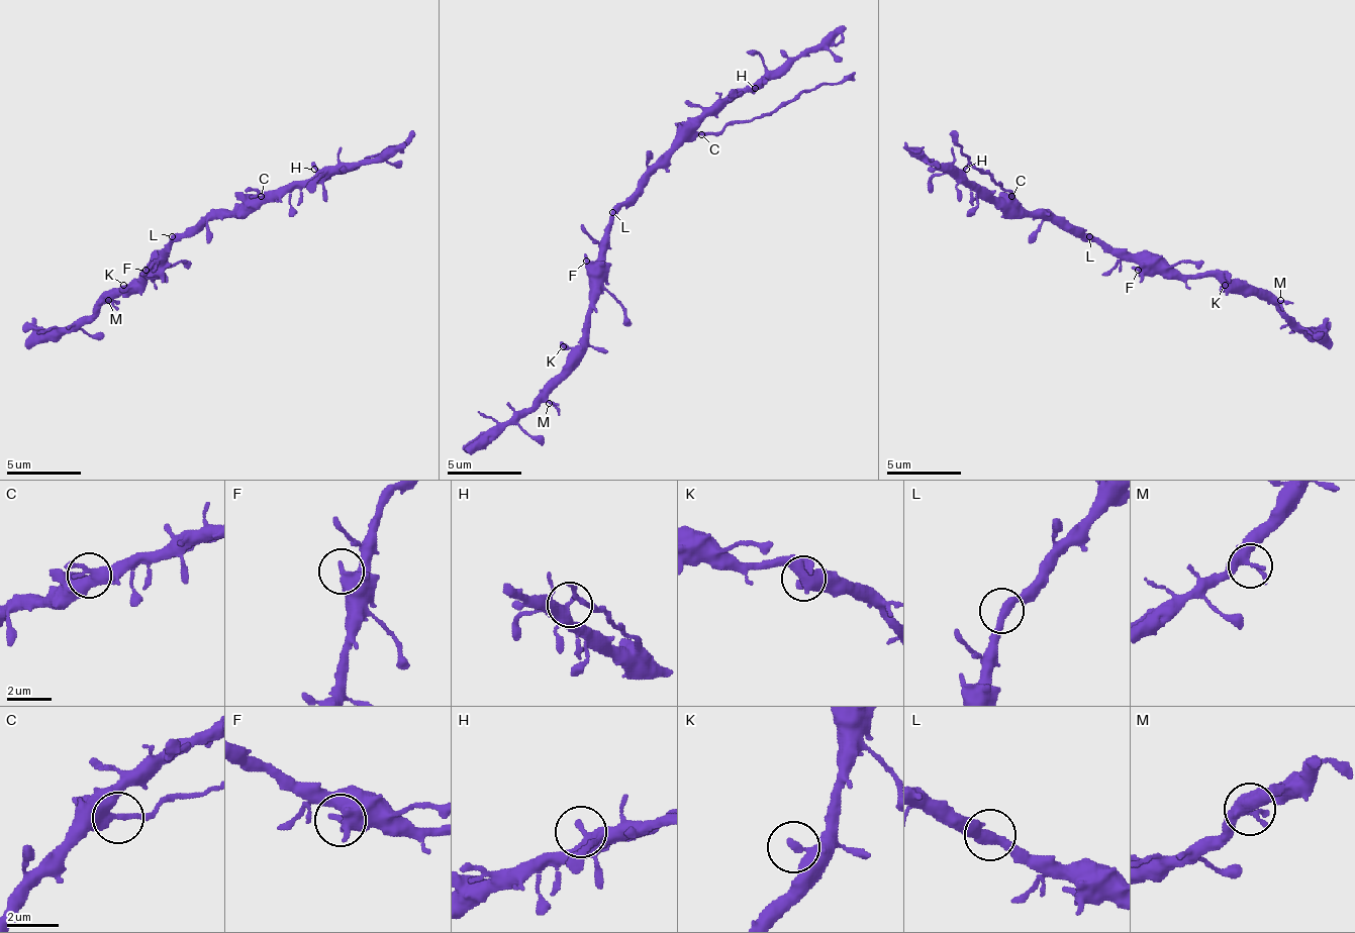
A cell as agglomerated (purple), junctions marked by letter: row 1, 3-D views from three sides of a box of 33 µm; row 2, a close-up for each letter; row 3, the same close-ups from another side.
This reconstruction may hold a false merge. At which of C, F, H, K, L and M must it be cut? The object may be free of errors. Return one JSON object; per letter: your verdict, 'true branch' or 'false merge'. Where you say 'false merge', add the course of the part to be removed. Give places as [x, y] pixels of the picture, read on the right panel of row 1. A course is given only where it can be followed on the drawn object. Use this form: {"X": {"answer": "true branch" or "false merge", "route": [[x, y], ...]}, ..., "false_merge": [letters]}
{"C": {"answer": "false merge", "route": [[1010, 195], [966, 158], [962, 146], [951, 135]]}, "F": {"answer": "true branch"}, "H": {"answer": "true branch"}, "K": {"answer": "true branch"}, "L": {"answer": "true branch"}, "M": {"answer": "true branch"}, "false_merge": ["C"]}

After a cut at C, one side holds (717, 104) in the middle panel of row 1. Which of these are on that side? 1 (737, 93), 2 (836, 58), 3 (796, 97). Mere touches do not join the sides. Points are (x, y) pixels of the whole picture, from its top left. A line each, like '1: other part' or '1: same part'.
1: same part
2: same part
3: other part

